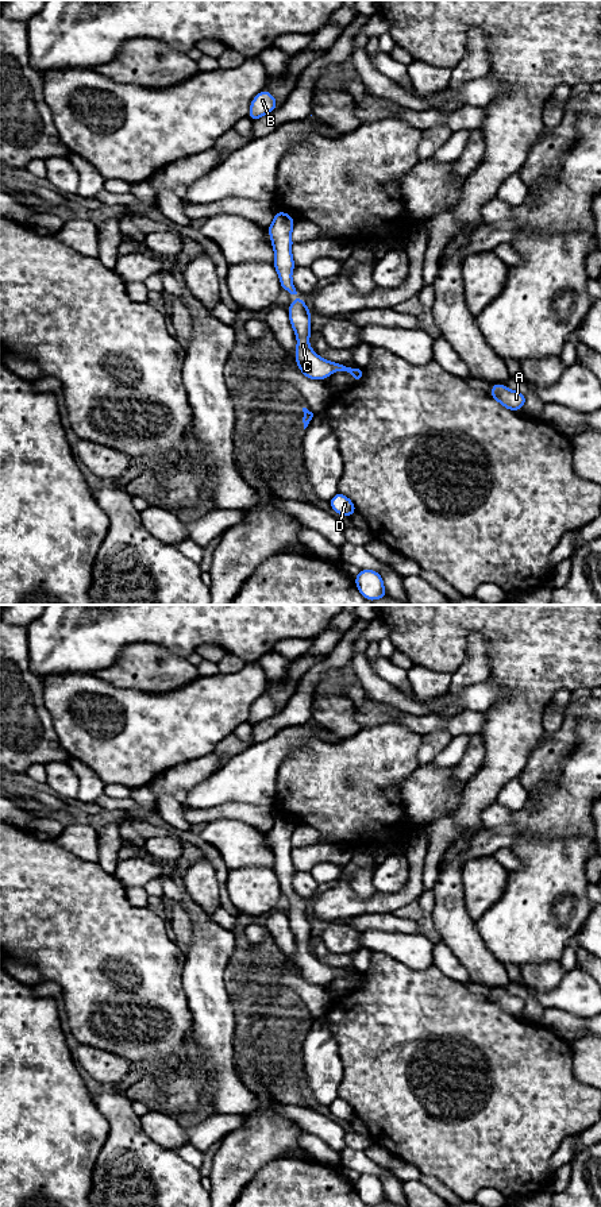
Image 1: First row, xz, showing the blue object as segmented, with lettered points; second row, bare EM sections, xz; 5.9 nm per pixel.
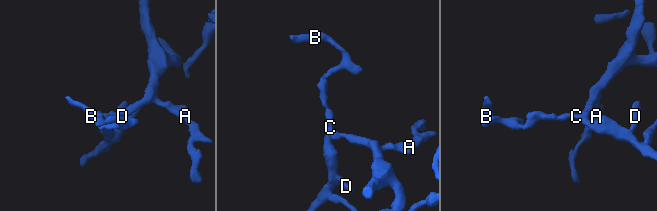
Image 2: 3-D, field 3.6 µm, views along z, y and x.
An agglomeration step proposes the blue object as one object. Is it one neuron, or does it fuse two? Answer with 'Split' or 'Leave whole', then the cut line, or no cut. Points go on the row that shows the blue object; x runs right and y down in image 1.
Leave whole. No split

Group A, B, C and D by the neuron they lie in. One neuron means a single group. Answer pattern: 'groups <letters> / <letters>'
groups A B C D

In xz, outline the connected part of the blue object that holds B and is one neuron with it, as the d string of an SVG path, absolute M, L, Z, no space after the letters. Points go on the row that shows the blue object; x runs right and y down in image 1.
M263 89L251 100L249 117L257 120L274 109L277 109L277 100L270 92Z

